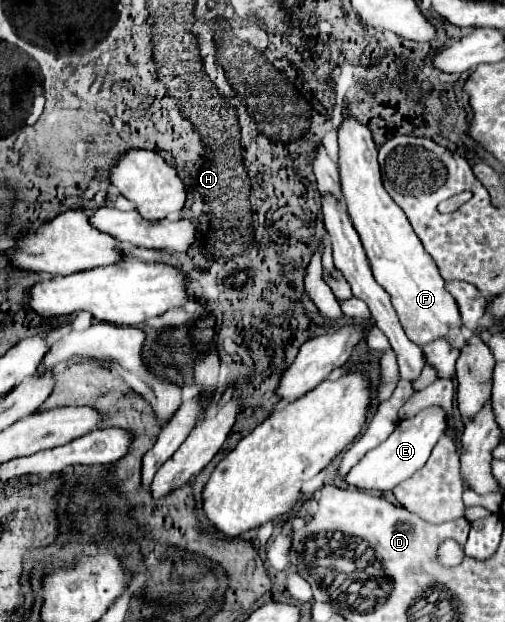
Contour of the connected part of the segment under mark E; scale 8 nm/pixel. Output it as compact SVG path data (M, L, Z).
M428 407L422 409L416 417L400 421L396 431L376 449L368 451L362 461L346 475L346 481L350 485L356 485L360 489L378 489L378 491L390 491L410 475L414 475L424 463L428 461L434 445L448 429L448 417L442 407Z

